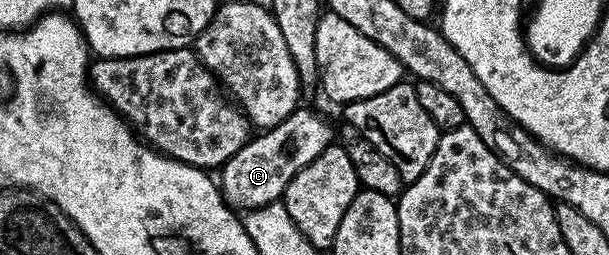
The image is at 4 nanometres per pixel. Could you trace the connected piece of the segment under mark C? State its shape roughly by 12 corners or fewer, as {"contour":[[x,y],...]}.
{"contour":[[298,108],[219,170],[237,212],[278,201],[335,130]]}

